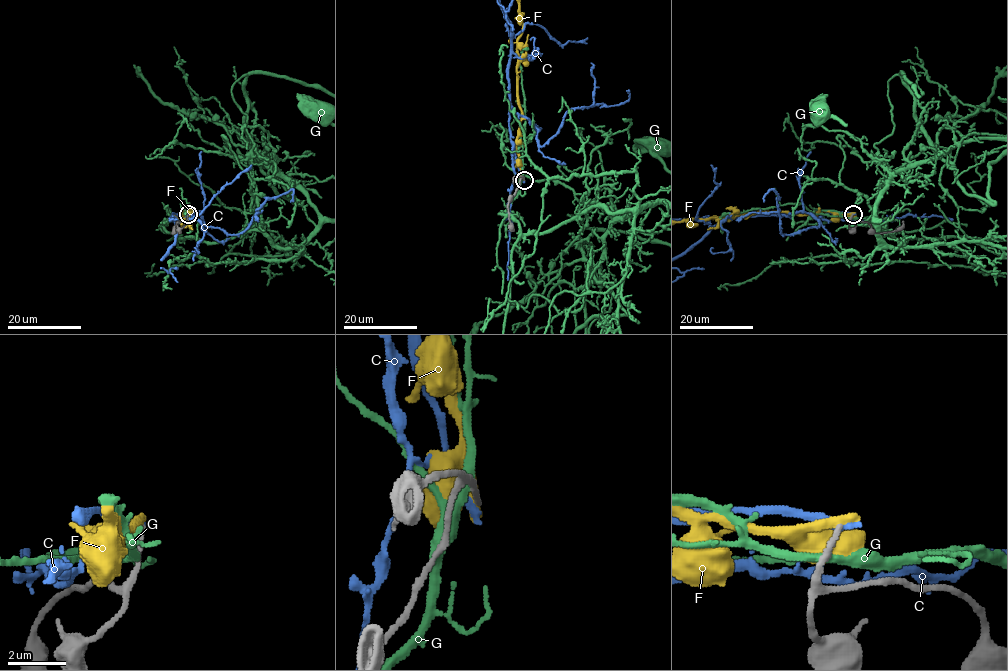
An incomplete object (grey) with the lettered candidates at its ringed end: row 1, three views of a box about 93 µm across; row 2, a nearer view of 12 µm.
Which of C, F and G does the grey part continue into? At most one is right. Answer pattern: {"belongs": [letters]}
{"belongs": []}

